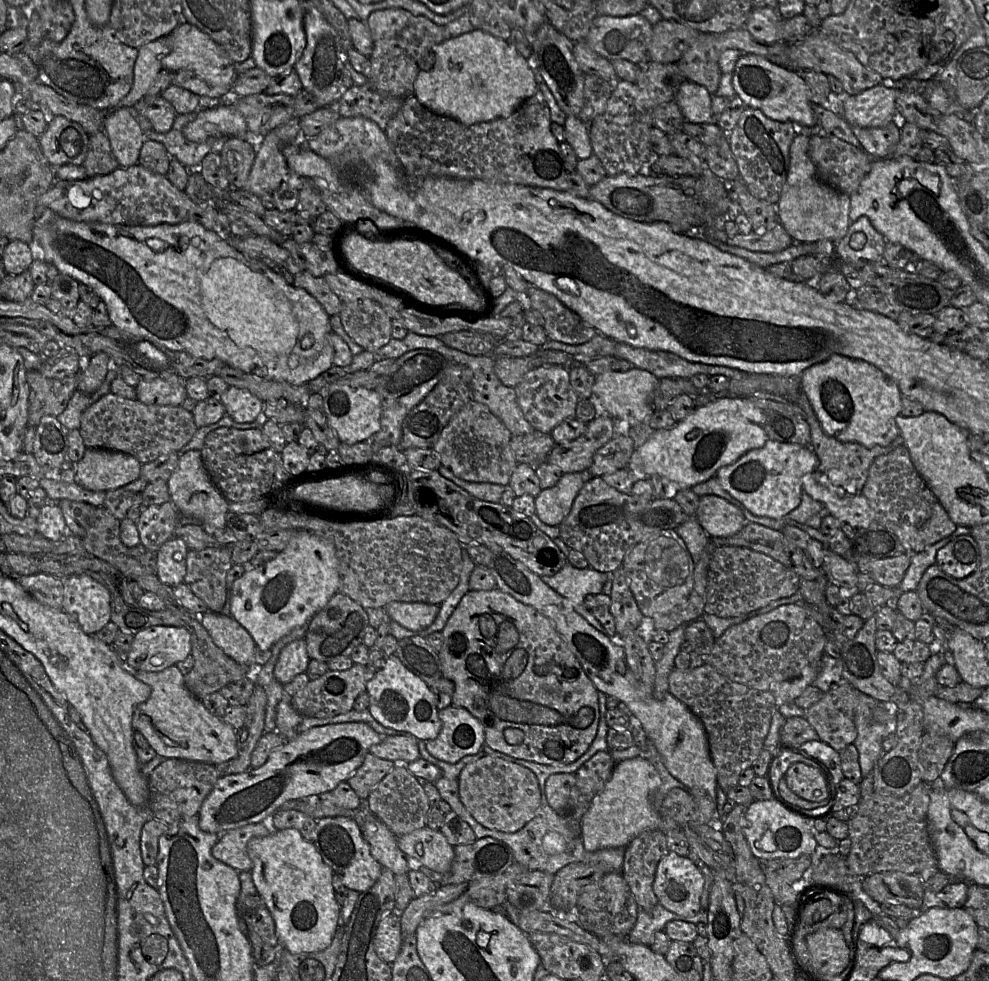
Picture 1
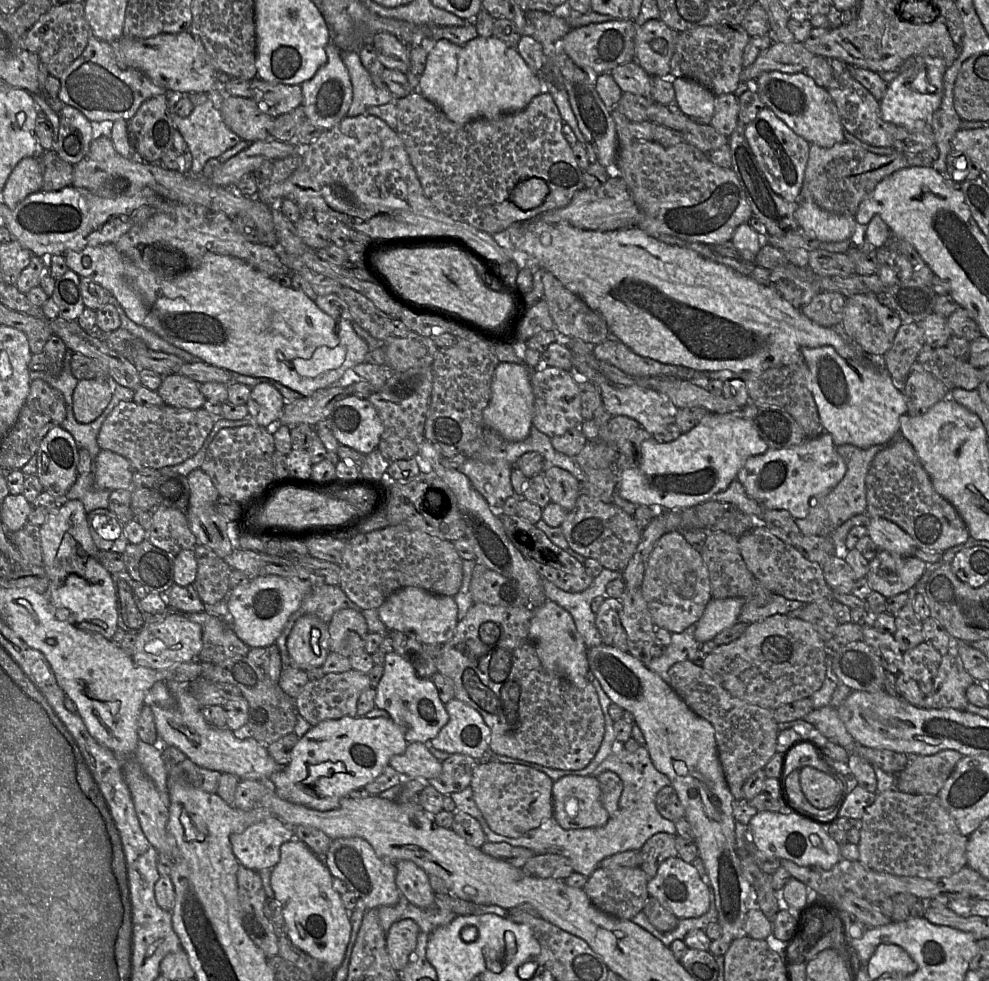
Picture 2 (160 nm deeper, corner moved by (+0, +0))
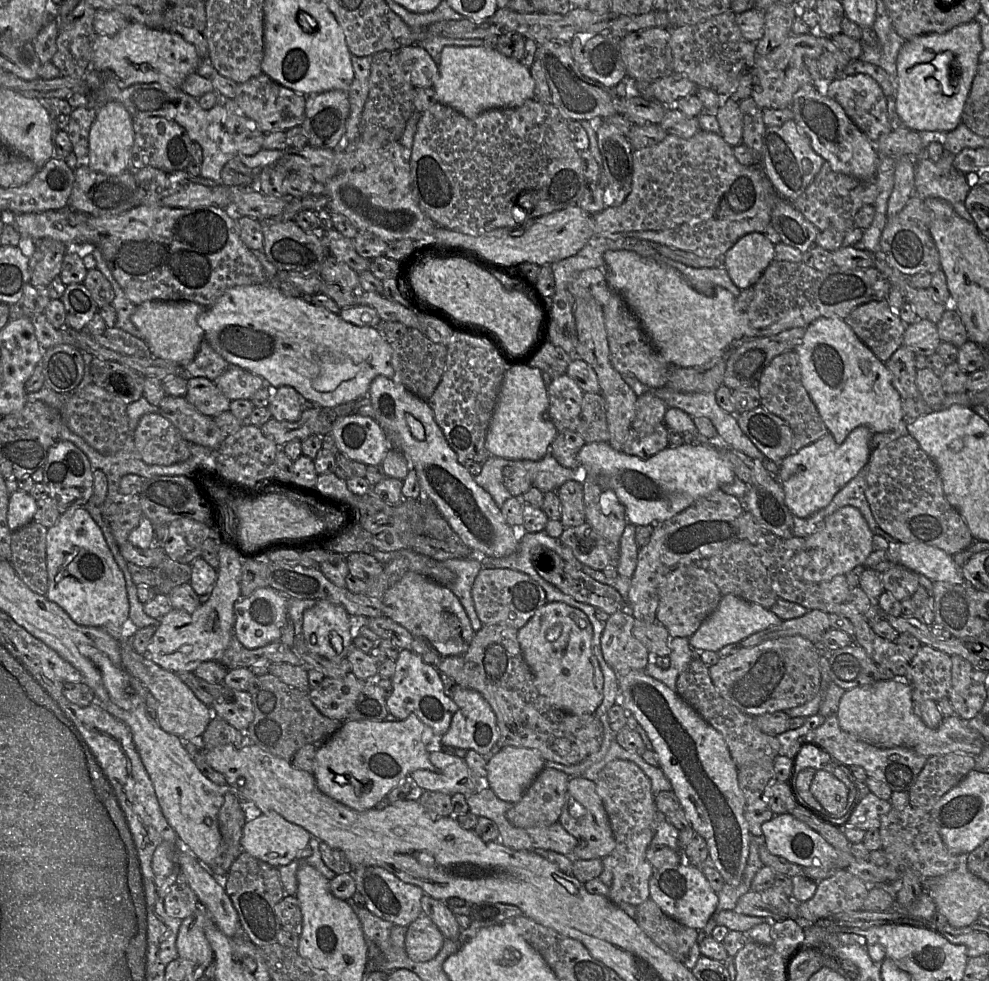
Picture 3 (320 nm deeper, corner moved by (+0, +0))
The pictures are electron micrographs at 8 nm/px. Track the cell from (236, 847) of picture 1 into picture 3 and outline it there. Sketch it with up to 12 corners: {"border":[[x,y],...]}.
{"border":[[276,812],[246,821],[242,851],[276,868],[311,834]]}

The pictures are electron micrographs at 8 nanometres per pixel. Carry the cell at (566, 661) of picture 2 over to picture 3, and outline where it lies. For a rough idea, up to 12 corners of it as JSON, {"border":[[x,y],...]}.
{"border":[[546,602],[518,630],[541,696],[594,714],[603,674],[588,617]]}

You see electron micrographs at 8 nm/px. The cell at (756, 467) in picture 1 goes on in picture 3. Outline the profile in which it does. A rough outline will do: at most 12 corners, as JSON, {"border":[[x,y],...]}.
{"border":[[873,432],[827,433],[779,463],[794,516],[826,507],[868,463]]}

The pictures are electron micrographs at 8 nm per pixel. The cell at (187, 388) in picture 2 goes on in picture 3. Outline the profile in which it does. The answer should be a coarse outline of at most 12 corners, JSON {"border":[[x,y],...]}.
{"border":[[188,379],[184,398],[210,417],[231,403],[214,381]]}

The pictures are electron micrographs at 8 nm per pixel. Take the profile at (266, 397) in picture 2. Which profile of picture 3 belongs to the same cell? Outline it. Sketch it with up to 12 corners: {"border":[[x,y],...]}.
{"border":[[291,386],[274,388],[268,409],[278,421],[297,421],[312,405]]}

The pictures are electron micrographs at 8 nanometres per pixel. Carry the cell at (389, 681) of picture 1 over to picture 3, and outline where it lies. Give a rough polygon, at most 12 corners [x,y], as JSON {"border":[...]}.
{"border":[[401,649],[386,698],[389,713],[414,713],[439,739],[457,705],[440,672]]}

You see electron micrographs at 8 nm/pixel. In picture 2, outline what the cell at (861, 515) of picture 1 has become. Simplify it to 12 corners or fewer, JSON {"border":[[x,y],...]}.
{"border":[[880,517],[865,526],[877,549],[908,557],[918,546],[899,526]]}

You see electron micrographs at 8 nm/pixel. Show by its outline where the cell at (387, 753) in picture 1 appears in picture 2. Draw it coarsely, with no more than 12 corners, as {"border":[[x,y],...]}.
{"border":[[421,742],[408,743],[389,765],[425,780],[437,777],[442,762]]}

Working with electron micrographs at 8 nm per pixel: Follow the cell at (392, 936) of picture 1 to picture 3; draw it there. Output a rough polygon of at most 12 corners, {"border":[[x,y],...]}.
{"border":[[422,915],[407,927],[410,959],[436,957],[445,937]]}

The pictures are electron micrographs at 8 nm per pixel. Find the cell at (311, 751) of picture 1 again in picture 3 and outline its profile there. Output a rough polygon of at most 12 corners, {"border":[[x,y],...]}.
{"border":[[347,720],[317,748],[321,792],[367,811],[419,769],[433,730]]}

